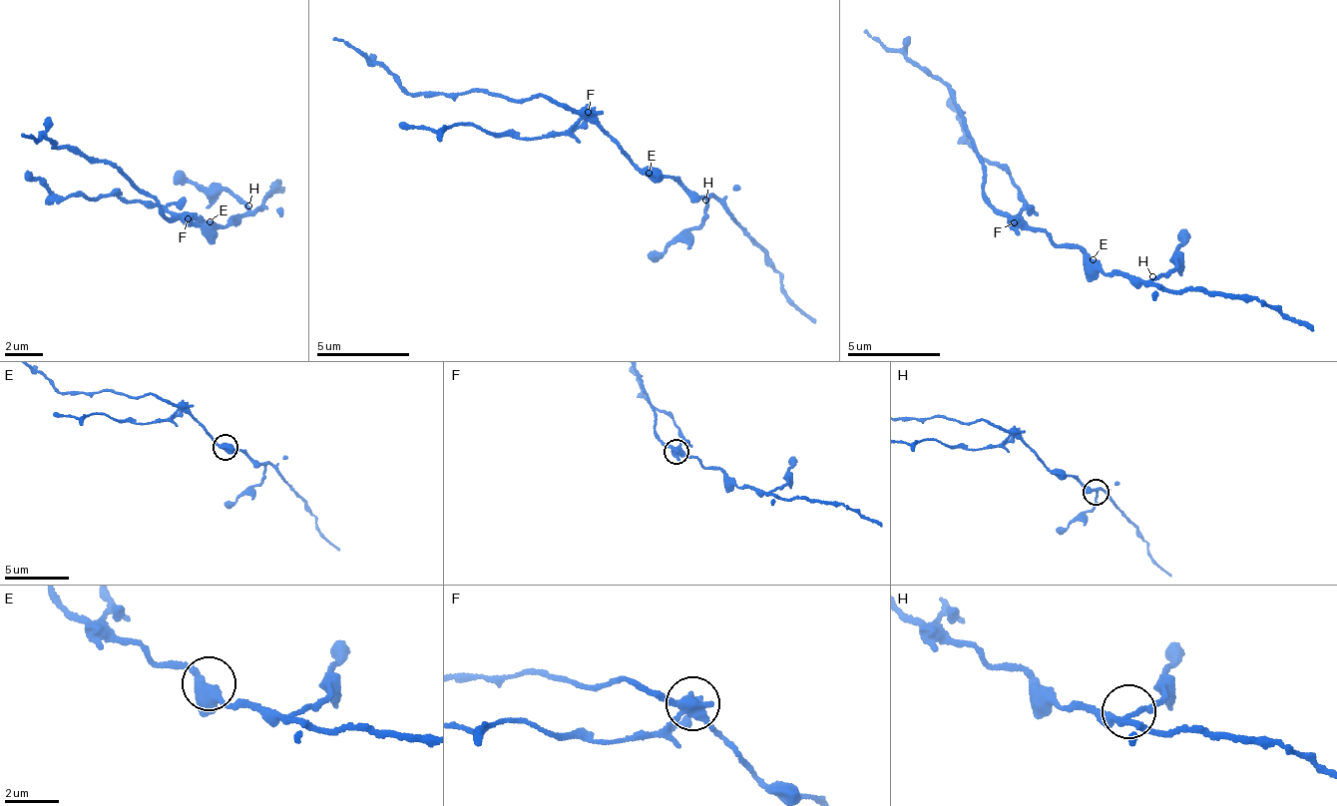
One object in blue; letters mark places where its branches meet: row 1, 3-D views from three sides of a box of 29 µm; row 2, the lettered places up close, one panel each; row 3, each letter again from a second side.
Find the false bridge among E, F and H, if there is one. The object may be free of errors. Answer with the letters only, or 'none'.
F

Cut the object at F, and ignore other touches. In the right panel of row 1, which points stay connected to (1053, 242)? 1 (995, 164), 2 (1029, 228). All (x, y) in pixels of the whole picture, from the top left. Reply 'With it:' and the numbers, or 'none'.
With it: 2

